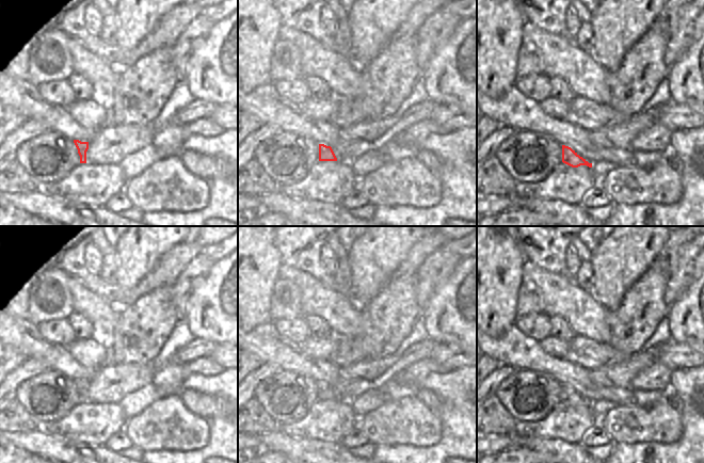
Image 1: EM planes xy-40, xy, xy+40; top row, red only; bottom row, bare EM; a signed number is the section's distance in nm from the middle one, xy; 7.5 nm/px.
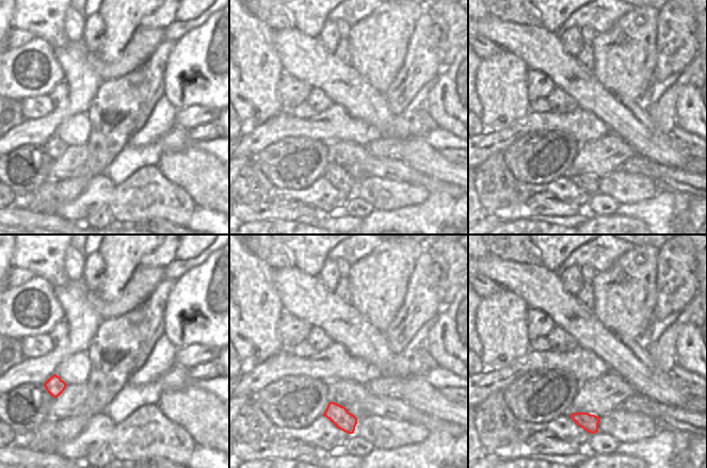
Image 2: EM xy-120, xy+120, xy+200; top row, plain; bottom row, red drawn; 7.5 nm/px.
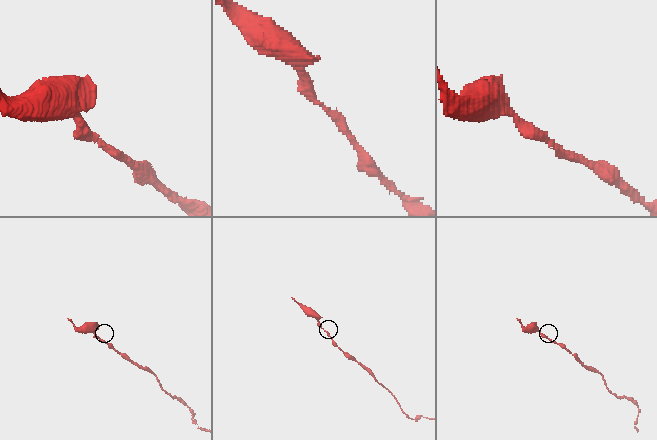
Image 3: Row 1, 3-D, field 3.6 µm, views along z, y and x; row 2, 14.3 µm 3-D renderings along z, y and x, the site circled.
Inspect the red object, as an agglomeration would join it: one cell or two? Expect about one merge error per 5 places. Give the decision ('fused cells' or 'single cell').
single cell

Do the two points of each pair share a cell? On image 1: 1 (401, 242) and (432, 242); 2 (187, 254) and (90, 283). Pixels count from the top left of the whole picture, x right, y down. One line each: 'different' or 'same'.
1: different
2: same

